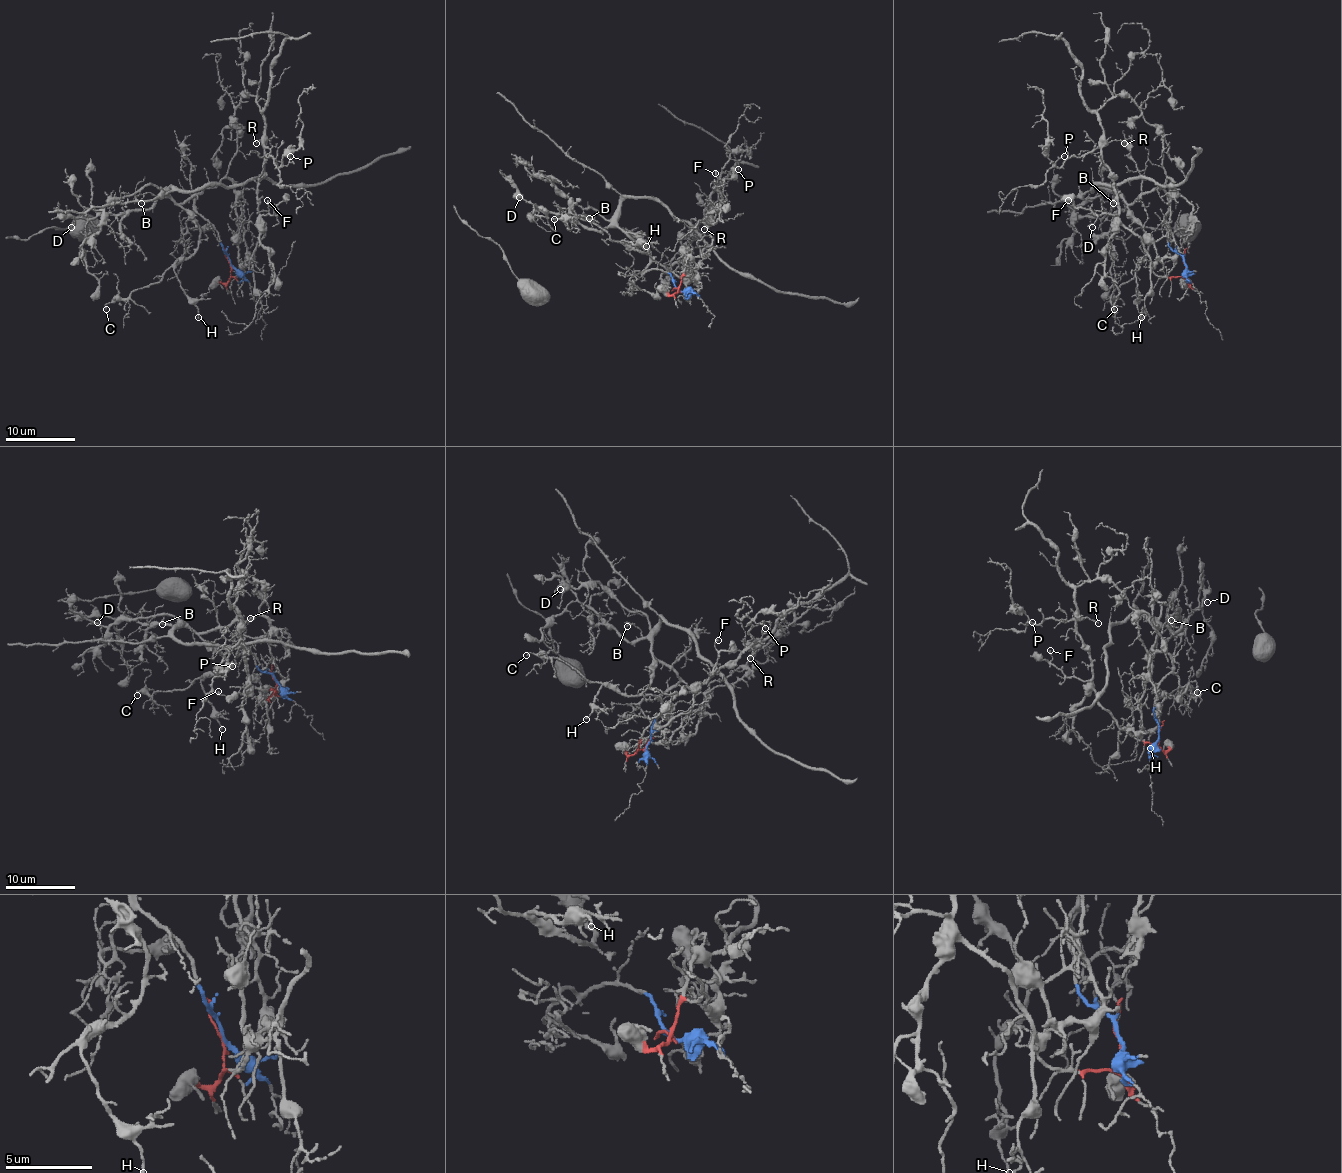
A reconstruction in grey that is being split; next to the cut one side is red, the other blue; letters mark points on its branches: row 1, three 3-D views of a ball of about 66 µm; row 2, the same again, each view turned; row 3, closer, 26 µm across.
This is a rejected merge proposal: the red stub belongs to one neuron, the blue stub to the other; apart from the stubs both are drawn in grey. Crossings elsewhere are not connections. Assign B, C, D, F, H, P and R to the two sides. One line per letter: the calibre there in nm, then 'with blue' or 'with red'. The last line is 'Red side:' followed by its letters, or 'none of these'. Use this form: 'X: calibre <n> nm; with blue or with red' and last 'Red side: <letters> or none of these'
B: calibre 110 nm; with blue
C: calibre 130 nm; with blue
D: calibre 80 nm; with blue
F: calibre 130 nm; with red
H: calibre 130 nm; with blue
P: calibre 110 nm; with red
R: calibre 120 nm; with red
Red side: F, P, R

